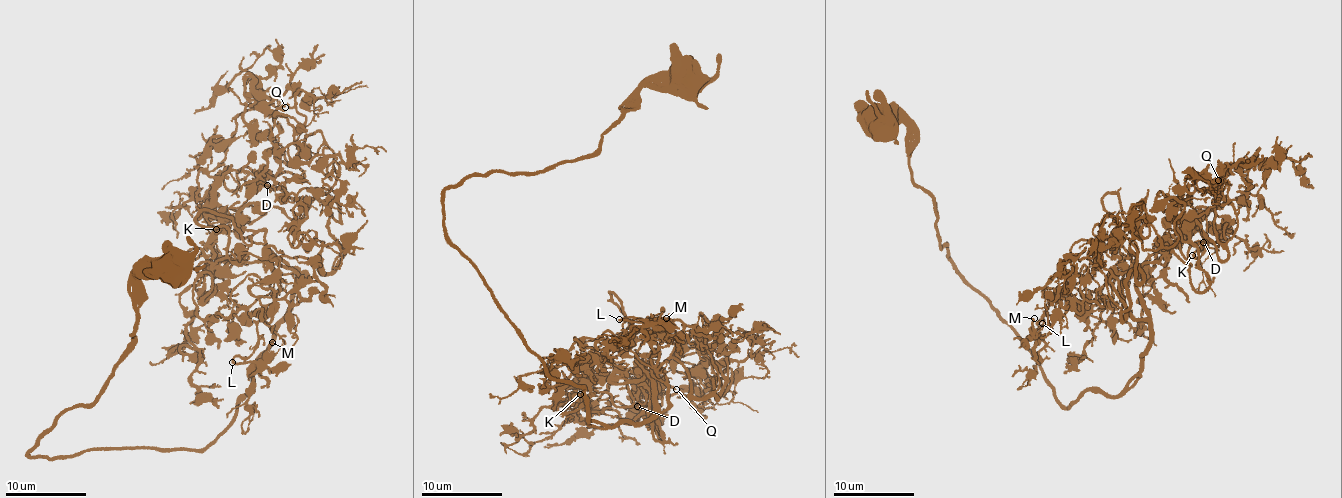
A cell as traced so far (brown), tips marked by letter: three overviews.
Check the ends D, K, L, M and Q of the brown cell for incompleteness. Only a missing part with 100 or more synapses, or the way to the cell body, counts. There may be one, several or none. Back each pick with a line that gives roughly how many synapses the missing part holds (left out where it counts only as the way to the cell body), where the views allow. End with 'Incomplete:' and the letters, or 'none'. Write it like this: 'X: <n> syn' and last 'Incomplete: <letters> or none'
K: 120 syn
Incomplete: K

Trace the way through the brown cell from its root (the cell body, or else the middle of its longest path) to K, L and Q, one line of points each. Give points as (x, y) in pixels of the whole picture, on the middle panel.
K: (688, 80), (644, 85), (588, 158), (445, 191), (450, 240), (589, 420), (658, 407), (647, 371), (580, 394)
L: (688, 80), (644, 85), (588, 158), (445, 191), (450, 240), (615, 426), (668, 398), (663, 310), (619, 319)
Q: (688, 80), (442, 202), (589, 420), (658, 407), (647, 371), (588, 375), (656, 421), (676, 389)

